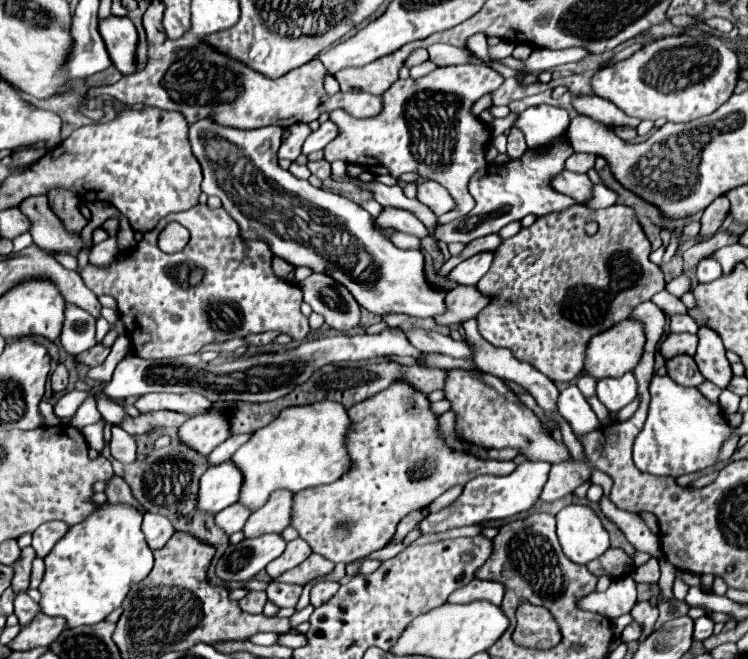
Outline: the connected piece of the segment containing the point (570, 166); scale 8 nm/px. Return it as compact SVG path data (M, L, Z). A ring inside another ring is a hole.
M572 153L566 161L566 169L568 171L576 171L576 173L586 173L588 169L594 167L596 155L588 155L588 153Z

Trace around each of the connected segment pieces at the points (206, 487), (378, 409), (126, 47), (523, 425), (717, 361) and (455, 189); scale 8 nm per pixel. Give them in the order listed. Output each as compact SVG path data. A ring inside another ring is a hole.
M224 461L224 465L212 465L200 479L198 507L202 511L218 513L232 505L240 497L242 473L234 461Z
M396 381L396 383L392 383L388 389L384 389L384 393L376 393L376 395L368 397L366 401L356 403L354 407L348 409L348 415L350 415L350 419L352 419L352 423L354 423L354 427L352 427L354 431L348 433L348 453L350 453L350 459L352 459L350 471L348 471L346 475L342 475L338 481L330 483L330 485L318 485L318 487L304 489L304 491L296 493L296 497L294 497L294 509L292 509L292 527L298 529L300 537L310 545L312 551L316 551L318 555L324 555L326 559L330 559L330 561L334 561L334 563L352 563L352 561L356 561L356 559L360 559L360 557L364 557L364 555L370 555L370 553L376 551L376 549L382 549L382 547L388 543L388 539L394 535L396 525L398 525L398 521L400 521L404 515L408 515L408 513L414 511L414 509L428 507L438 495L442 495L442 493L444 493L446 489L450 489L452 485L458 485L458 483L464 485L464 483L468 483L470 479L474 479L474 477L478 477L478 475L486 475L486 473L488 473L488 475L508 475L508 473L512 473L512 471L516 469L516 463L514 463L514 461L484 461L484 459L476 459L476 457L472 457L472 455L468 455L468 453L464 453L464 451L454 451L454 449L446 447L442 435L438 433L438 415L430 409L428 397L426 397L424 393L420 393L418 389L412 389L412 385L404 385L404 381L400 381L400 383ZM338 523L350 523L352 529L350 529L350 531L344 531L344 529L336 527Z
M108 17L100 21L100 35L106 43L114 67L126 77L138 71L136 67L136 27L128 17Z
M450 371L446 379L446 397L452 401L452 409L456 411L458 435L468 443L486 449L516 447L532 461L560 463L570 457L568 447L564 443L556 443L548 433L544 433L540 419L516 399L502 379L490 373L478 375L476 371Z
M700 327L698 337L700 337L700 343L698 343L694 361L700 373L708 381L716 383L720 389L726 389L732 379L732 369L726 359L726 349L724 349L724 343L720 341L720 335L708 327Z
M450 65L438 67L420 79L396 81L388 93L382 95L384 107L380 115L370 119L354 119L342 109L330 113L338 135L324 147L326 161L344 161L362 167L384 165L392 177L408 171L418 171L424 179L444 185L456 199L456 209L438 217L439 224L447 224L464 217L474 209L474 199L468 193L470 177L486 165L484 147L490 141L490 131L472 115L472 103L502 85L502 75L486 65Z

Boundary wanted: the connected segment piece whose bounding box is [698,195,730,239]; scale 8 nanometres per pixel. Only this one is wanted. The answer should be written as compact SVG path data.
M724 195L718 197L718 199L714 199L714 201L704 209L704 213L702 213L698 237L700 237L700 239L712 237L712 235L722 227L728 211L730 211L730 203L728 203L728 199L726 199Z

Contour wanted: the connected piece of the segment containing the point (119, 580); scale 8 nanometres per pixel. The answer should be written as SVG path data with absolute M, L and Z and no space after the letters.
M110 505L92 513L56 543L44 559L46 573L40 583L40 607L46 615L64 617L68 627L96 625L118 609L134 583L140 583L154 565L152 551L140 529L142 513L130 505Z

